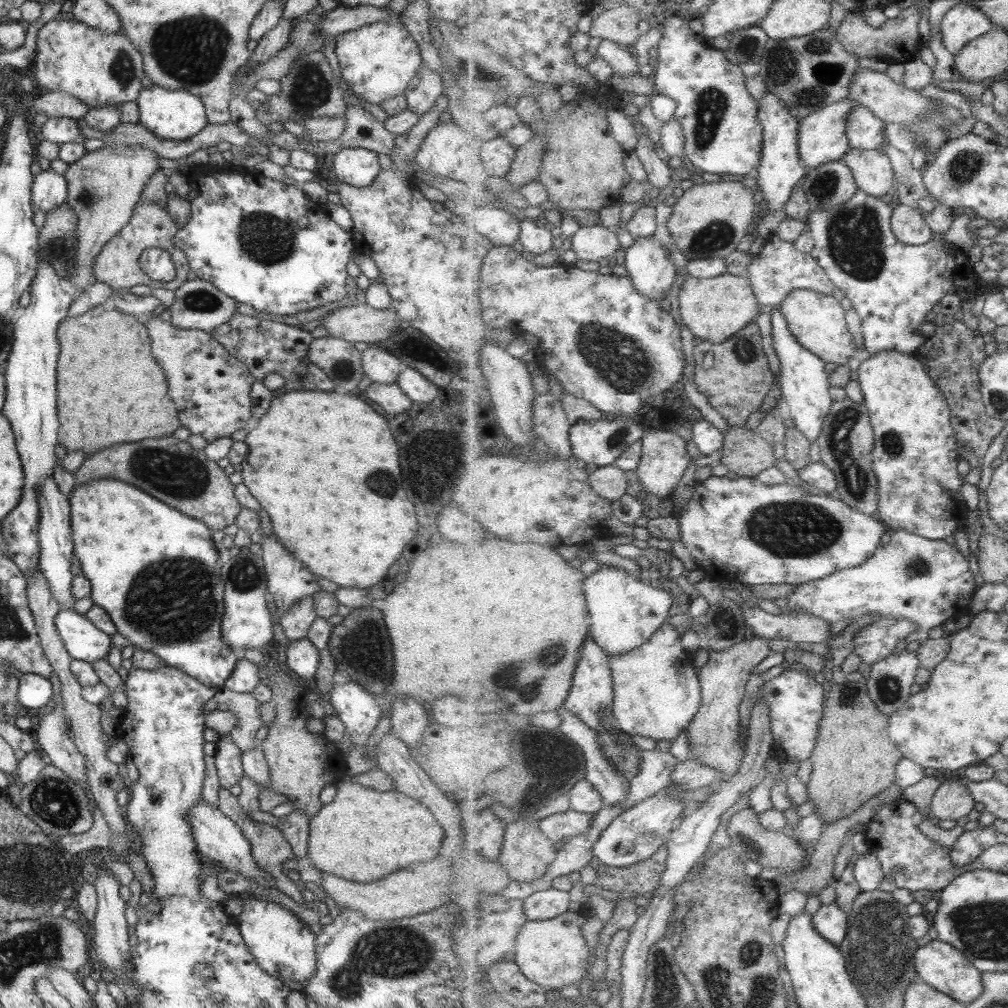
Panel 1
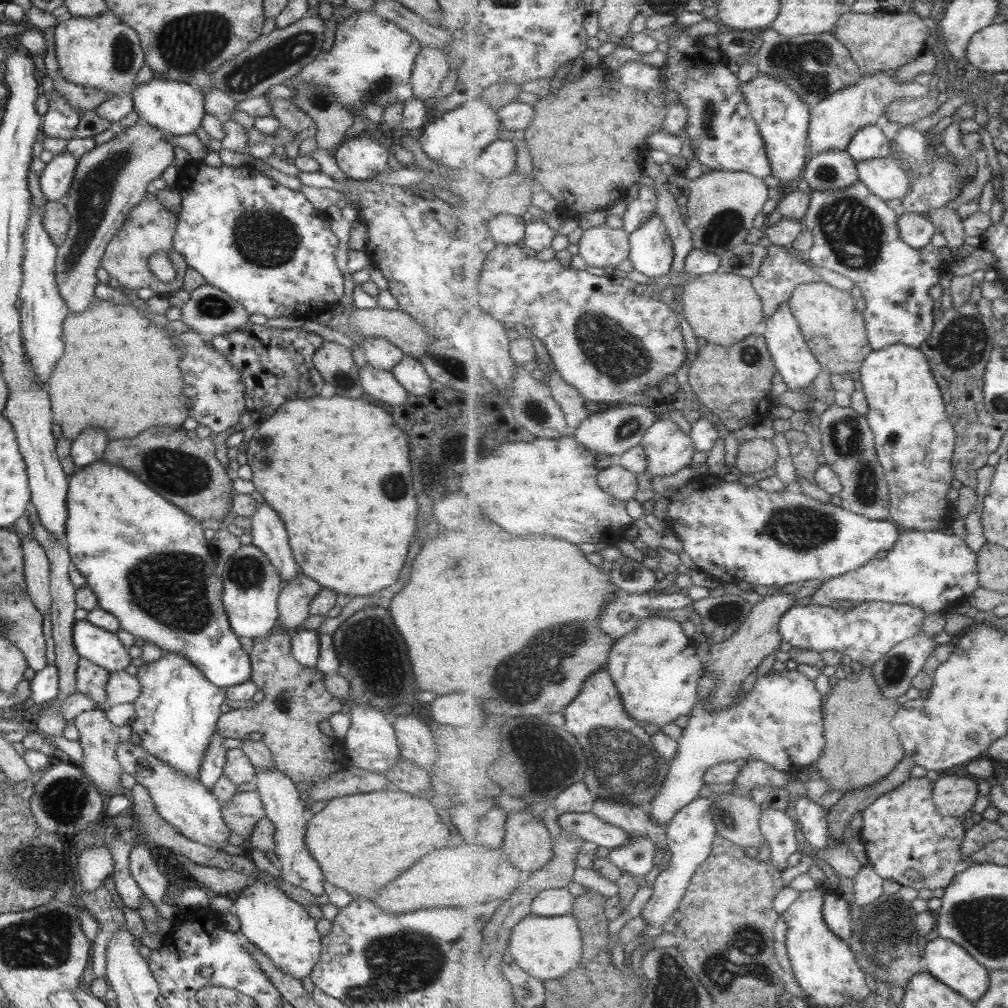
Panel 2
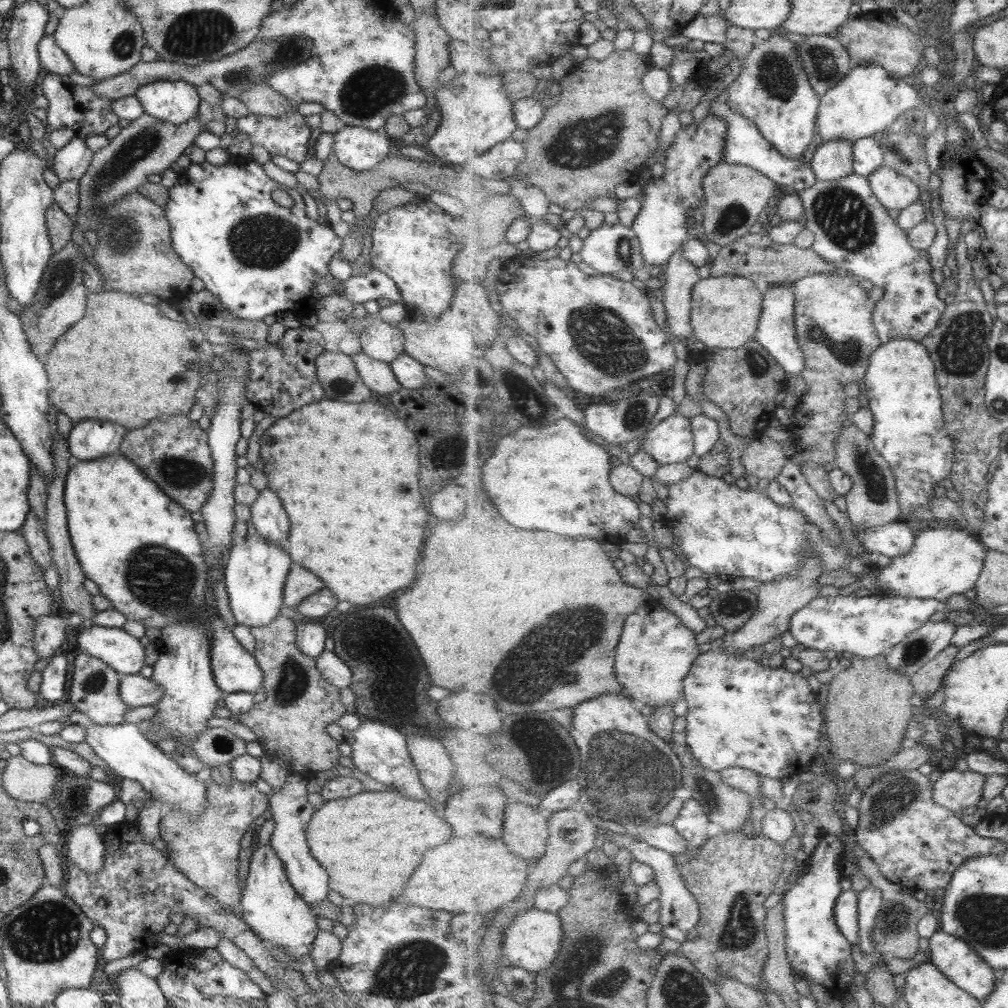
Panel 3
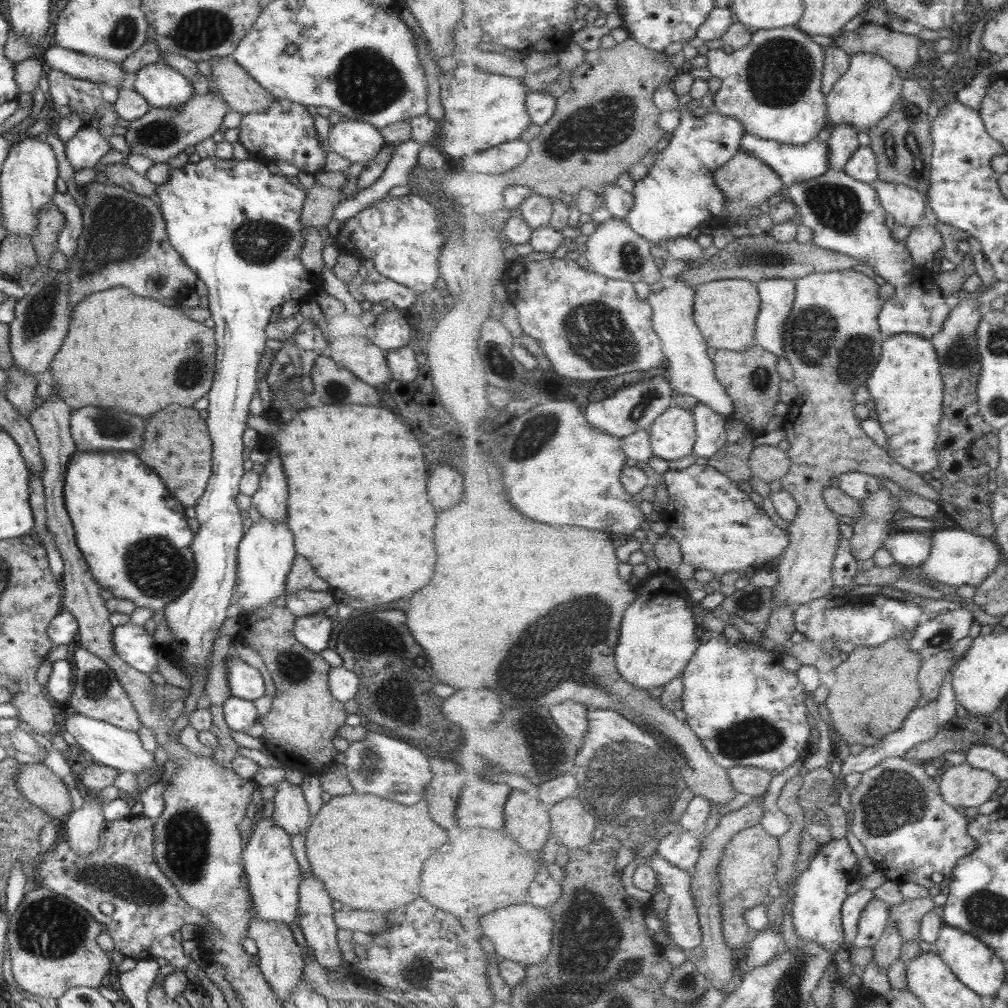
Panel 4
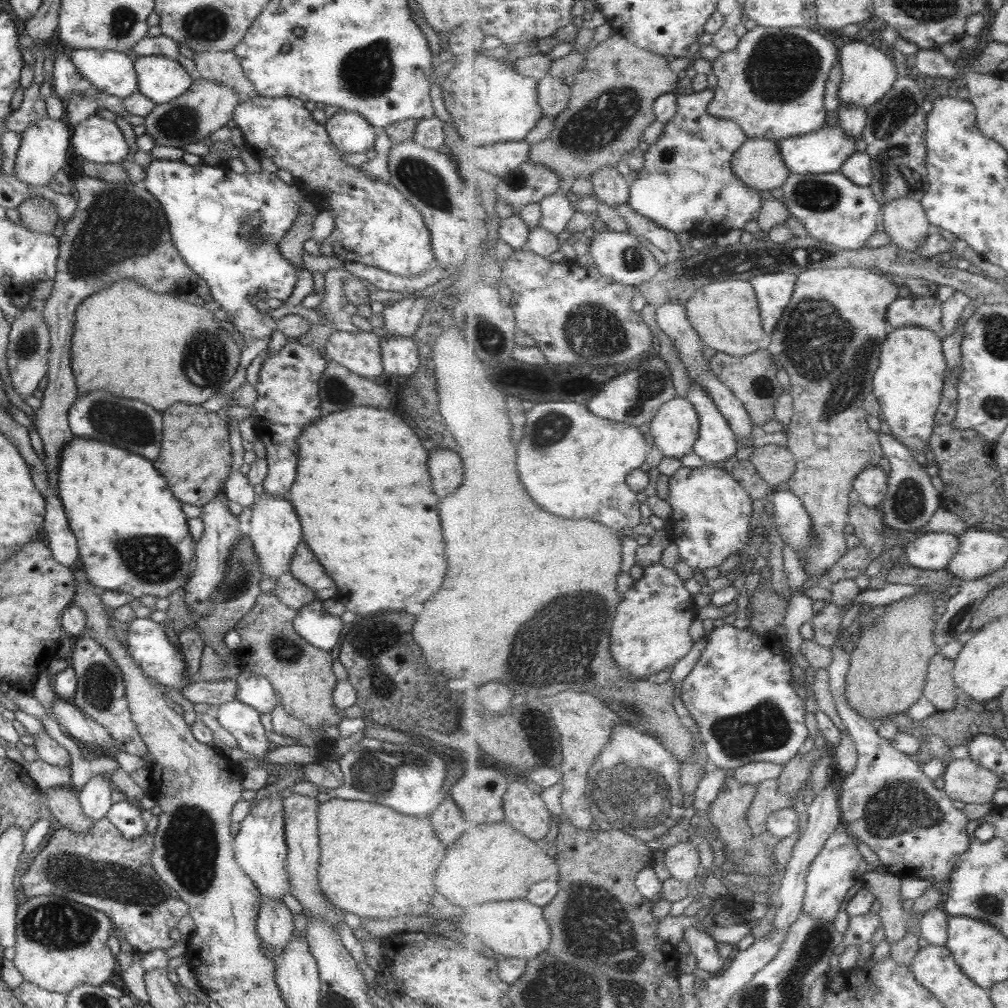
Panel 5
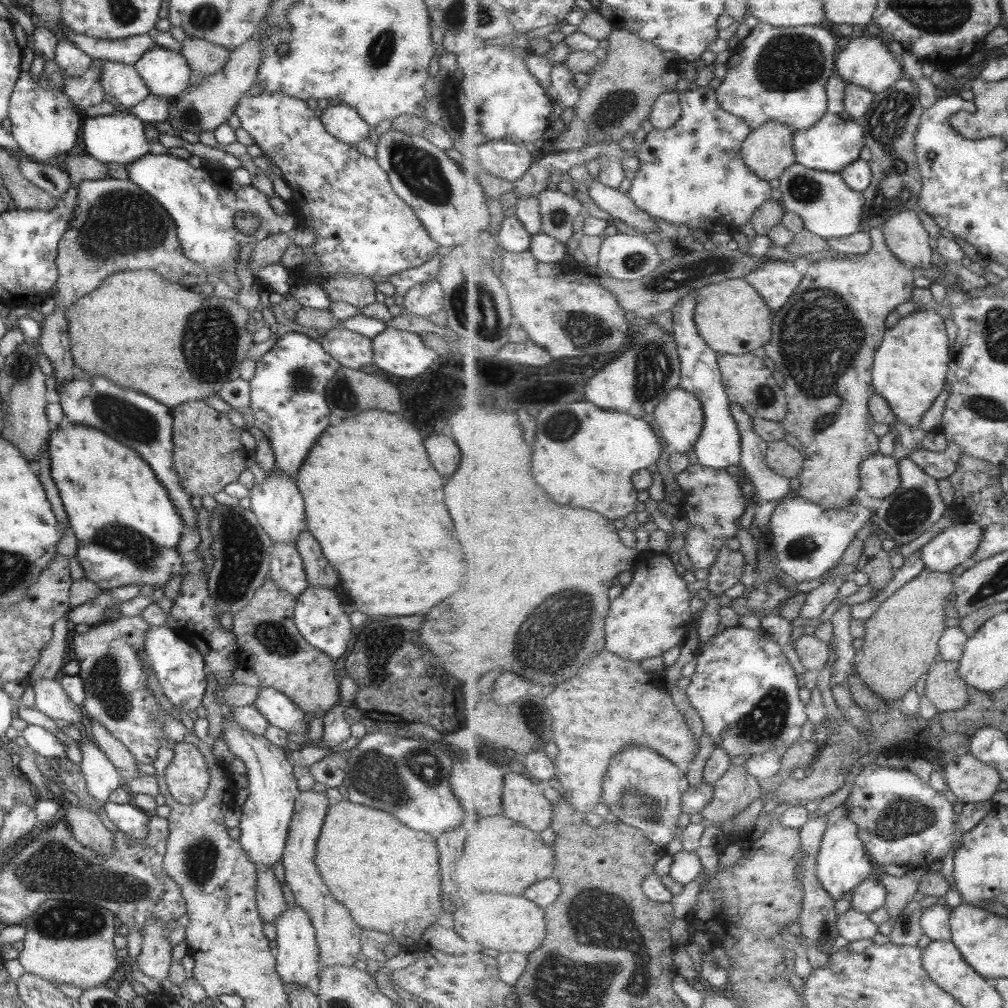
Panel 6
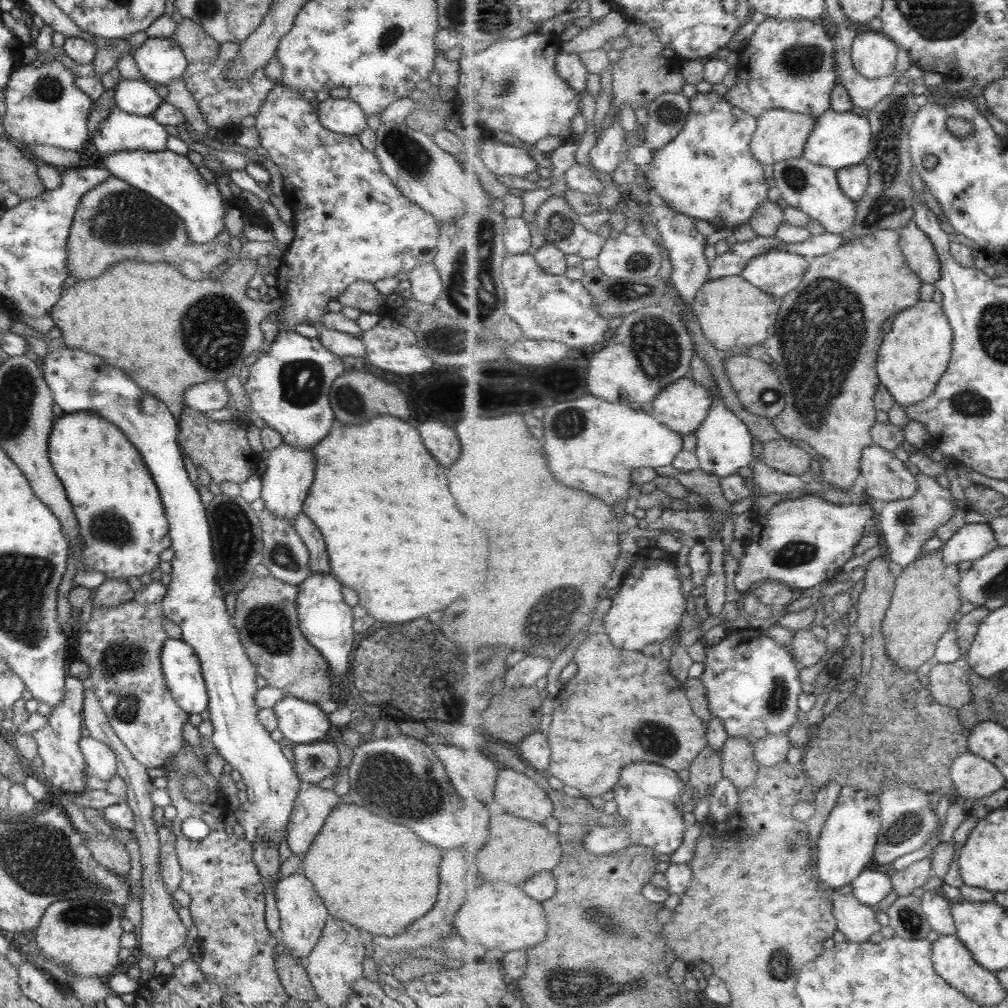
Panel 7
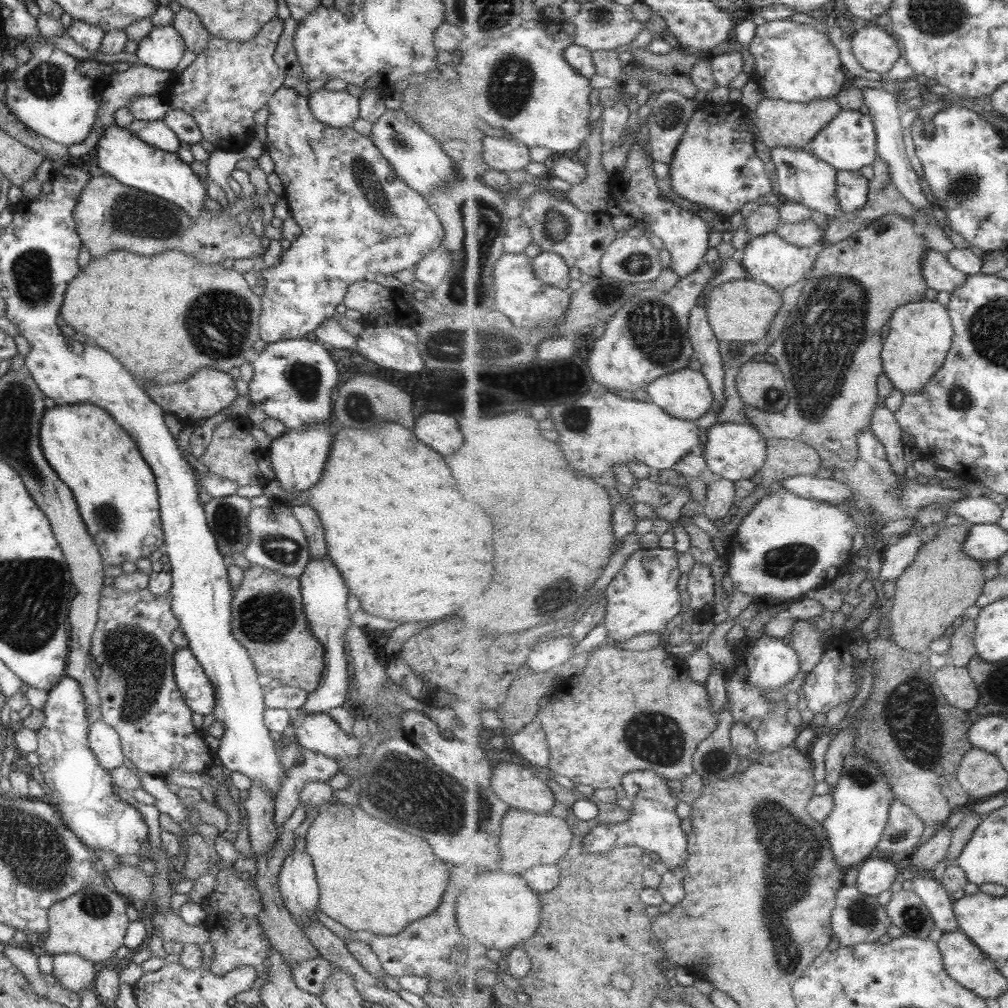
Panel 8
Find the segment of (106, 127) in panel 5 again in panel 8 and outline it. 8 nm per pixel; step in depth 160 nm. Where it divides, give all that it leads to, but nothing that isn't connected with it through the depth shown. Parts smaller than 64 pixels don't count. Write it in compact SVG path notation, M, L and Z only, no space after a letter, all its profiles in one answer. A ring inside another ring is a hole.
M133 120L124 127L131 136L136 136L145 144L159 150L175 153L179 148L180 140L159 120Z

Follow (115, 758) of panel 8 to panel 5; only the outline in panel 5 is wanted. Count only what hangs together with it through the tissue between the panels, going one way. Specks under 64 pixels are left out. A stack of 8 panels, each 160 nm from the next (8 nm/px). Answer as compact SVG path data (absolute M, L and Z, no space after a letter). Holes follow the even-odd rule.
M105 773L93 775L78 792L81 812L90 822L105 817L113 803L110 799L113 787L105 776Z

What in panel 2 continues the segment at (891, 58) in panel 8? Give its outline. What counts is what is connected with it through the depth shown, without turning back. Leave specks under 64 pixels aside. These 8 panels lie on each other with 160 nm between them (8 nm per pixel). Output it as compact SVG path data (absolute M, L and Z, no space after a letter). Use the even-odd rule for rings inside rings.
M885 71L864 75L857 84L848 86L812 106L812 120L808 130L811 153L845 151L860 128L879 124L880 118L888 111L888 106L893 101L932 95L929 87L929 85L919 85L914 82L900 82L893 77L892 73Z

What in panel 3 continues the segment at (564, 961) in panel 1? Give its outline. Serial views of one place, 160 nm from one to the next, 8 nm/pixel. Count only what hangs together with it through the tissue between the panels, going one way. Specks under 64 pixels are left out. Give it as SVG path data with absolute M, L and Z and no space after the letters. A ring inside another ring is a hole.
M531 908L521 911L506 928L503 948L507 963L537 974L550 969L560 956L564 944L564 925L557 913Z

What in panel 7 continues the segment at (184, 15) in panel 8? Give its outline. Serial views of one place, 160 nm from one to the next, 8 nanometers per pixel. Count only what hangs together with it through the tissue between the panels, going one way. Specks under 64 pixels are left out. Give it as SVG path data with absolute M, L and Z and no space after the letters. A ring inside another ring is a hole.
M185 18L176 25L171 39L179 45L188 64L213 60L220 45L205 34L199 24Z

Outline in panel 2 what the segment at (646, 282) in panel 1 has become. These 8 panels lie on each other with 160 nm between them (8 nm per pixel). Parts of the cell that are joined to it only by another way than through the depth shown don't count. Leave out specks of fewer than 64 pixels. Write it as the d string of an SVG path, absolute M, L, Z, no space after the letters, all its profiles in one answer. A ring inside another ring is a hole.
M653 214L639 230L630 234L630 245L629 260L634 270L651 280L671 274L674 263L673 241L659 214Z

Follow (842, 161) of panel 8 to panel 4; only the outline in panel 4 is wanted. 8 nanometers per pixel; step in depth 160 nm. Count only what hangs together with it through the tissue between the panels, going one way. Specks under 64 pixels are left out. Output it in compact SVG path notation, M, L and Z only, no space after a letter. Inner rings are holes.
M746 130L740 144L740 150L755 155L765 161L784 181L786 188L797 182L811 180L823 176L830 168L831 152L827 141L811 141L807 144L783 144L777 141L765 140Z

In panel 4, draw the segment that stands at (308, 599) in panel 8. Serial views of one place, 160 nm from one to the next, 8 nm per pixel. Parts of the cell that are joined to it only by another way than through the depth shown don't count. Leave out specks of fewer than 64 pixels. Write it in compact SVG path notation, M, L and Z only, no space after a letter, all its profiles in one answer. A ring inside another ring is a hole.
M323 613L296 618L292 633L303 648L309 652L319 653L328 648L331 621Z

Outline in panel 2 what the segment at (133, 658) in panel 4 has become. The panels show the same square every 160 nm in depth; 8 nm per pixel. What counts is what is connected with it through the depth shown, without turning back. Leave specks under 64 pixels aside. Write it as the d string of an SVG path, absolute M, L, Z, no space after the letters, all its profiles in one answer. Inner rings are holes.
M85 619L74 620L72 643L81 659L88 660L107 672L123 671L129 665L127 649L115 633L97 628Z

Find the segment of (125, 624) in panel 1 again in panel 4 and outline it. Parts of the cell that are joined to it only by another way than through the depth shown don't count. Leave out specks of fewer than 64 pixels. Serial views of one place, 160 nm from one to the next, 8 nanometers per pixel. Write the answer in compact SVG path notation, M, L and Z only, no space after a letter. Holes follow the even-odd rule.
M75 451L70 457L67 469L65 470L62 495L65 510L73 527L77 549L81 552L92 579L101 589L108 590L115 598L130 600L137 608L149 608L149 610L157 612L157 610L163 610L167 603L181 596L181 593L190 587L189 584L192 583L194 572L196 571L193 554L190 550L194 533L189 530L189 518L185 516L185 507L177 499L173 498L172 493L159 481L157 474L149 469L149 467L143 465L140 458L137 458L131 451ZM239 657L227 659L226 672L227 687L231 697L253 701L265 694L259 671L247 665Z

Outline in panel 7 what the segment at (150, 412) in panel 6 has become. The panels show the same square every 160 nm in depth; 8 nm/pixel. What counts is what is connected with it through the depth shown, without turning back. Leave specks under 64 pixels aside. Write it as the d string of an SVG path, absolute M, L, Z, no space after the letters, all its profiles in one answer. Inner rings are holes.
M64 346L47 353L41 360L44 381L50 388L53 403L62 413L93 412L113 424L135 446L157 487L169 525L169 548L174 555L170 560L170 583L159 602L162 614L179 627L180 639L198 656L208 696L208 720L212 724L209 740L214 752L237 770L245 785L247 798L233 812L236 824L242 828L241 837L250 843L268 842L278 846L286 833L295 797L303 786L293 764L281 753L281 743L273 741L269 732L257 722L259 708L253 702L257 674L225 611L204 506L197 489L189 481L175 439L177 422L160 403L154 414L144 414L140 404L142 398L148 396L147 392L135 386L121 370L109 368L96 354Z

